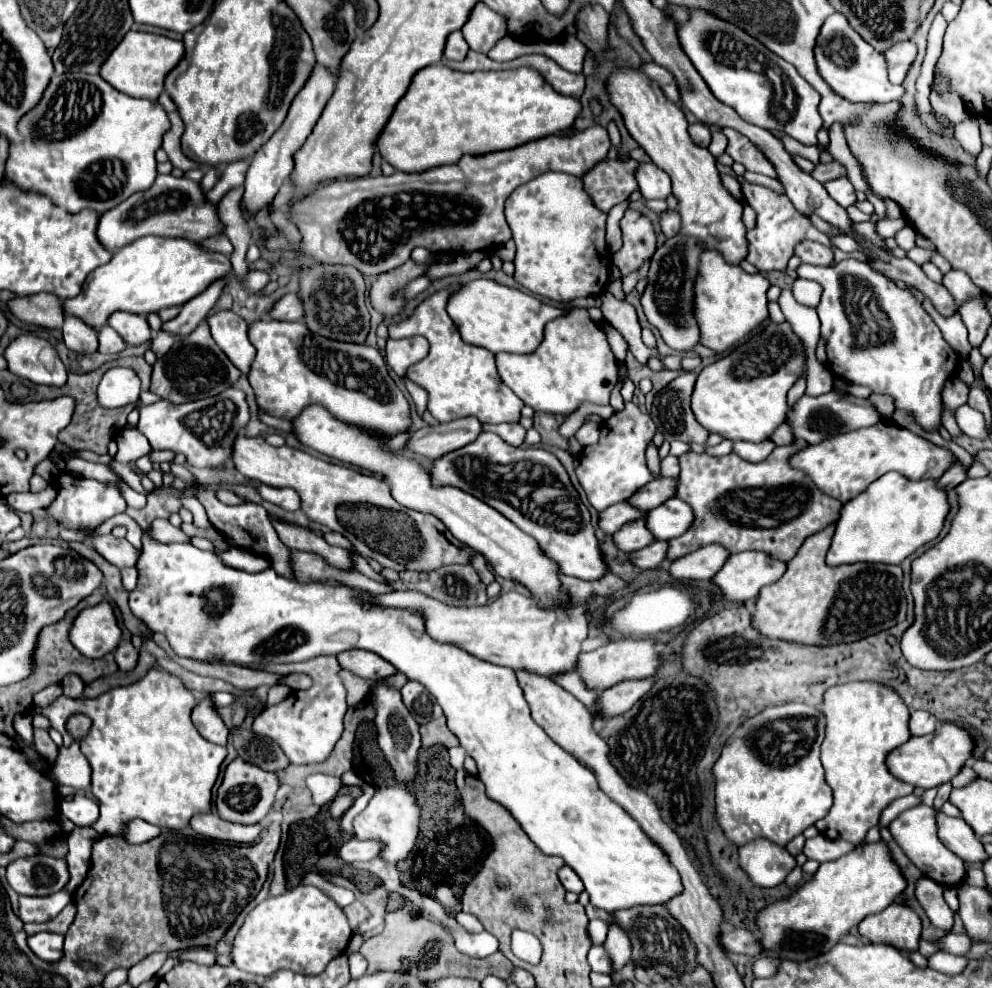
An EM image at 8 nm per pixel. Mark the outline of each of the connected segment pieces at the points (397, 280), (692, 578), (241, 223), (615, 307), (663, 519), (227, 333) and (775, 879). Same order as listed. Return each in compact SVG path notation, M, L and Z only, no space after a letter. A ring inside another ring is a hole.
M410 259L402 267L398 267L396 271L380 275L372 283L372 291L370 291L374 309L378 309L382 315L396 315L396 313L400 313L400 309L404 305L404 299L402 297L392 297L392 293L396 289L404 287L410 279L420 277L424 271L426 271L426 265L416 265Z
M708 545L700 551L694 551L692 555L686 555L682 559L676 559L668 573L672 579L682 583L696 583L696 581L708 581L712 579L718 569L728 559L728 551L720 545Z
M242 187L228 191L222 201L218 203L220 211L220 223L224 223L224 235L232 241L234 253L232 253L232 267L234 275L242 281L248 272L248 263L246 262L246 253L252 239L252 227L248 221L242 217L238 203L242 197Z
M604 291L600 295L602 299L602 313L604 313L604 319L614 327L618 329L624 339L628 341L630 345L630 353L640 361L640 363L646 363L646 359L650 355L658 355L654 349L646 349L646 345L642 343L640 339L640 323L638 323L638 317L636 317L636 309L628 303L628 301L618 301L616 297L612 297L608 291Z
M678 497L664 501L646 515L646 527L656 541L670 541L680 537L692 523L692 509Z
M220 311L216 315L210 315L208 325L220 349L244 375L248 375L248 367L252 367L252 359L256 351L248 339L246 321L232 311Z
M756 839L738 849L740 869L756 887L776 887L794 869L794 857L780 845Z

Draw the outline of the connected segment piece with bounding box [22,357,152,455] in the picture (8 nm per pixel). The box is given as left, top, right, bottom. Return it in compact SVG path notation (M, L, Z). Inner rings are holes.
M124 357L124 359L116 359L116 361L108 361L104 363L102 367L98 367L96 371L92 373L84 373L84 375L76 375L76 373L70 373L68 375L68 383L64 387L44 387L44 385L30 385L30 383L22 383L26 385L28 389L32 389L32 399L56 399L56 397L62 397L62 395L70 395L76 399L76 411L74 411L74 417L70 421L70 425L60 431L58 439L66 445L70 445L72 449L80 451L80 449L88 449L88 451L94 451L98 455L106 455L108 453L108 443L114 439L114 433L120 433L124 427L126 427L126 417L132 409L138 409L140 401L136 403L130 403L126 407L118 407L118 409L104 409L98 405L96 401L96 389L98 389L98 383L102 379L102 375L114 367L114 365L122 365L122 367L130 367L136 371L136 375L140 377L142 381L142 391L148 391L150 387L150 373L152 373L152 367L144 361L144 357Z

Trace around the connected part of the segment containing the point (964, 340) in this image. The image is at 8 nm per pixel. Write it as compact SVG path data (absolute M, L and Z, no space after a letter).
M924 297L922 307L934 317L934 321L938 323L938 327L940 327L944 339L946 339L960 355L968 355L970 349L972 349L972 345L968 343L968 329L966 329L966 325L964 325L960 313L956 311L952 317L942 317L942 315L932 307L932 303L930 303L928 297Z

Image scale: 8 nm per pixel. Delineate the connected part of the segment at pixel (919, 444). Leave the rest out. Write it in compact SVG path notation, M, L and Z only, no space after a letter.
M890 421L828 437L816 445L806 445L800 451L794 451L790 457L790 467L804 471L816 483L816 487L820 487L820 491L840 499L842 503L848 503L852 497L860 495L872 481L888 471L896 471L912 481L940 479L940 475L944 475L944 471L948 471L948 467L954 463L956 455L946 447L934 445L910 429Z

